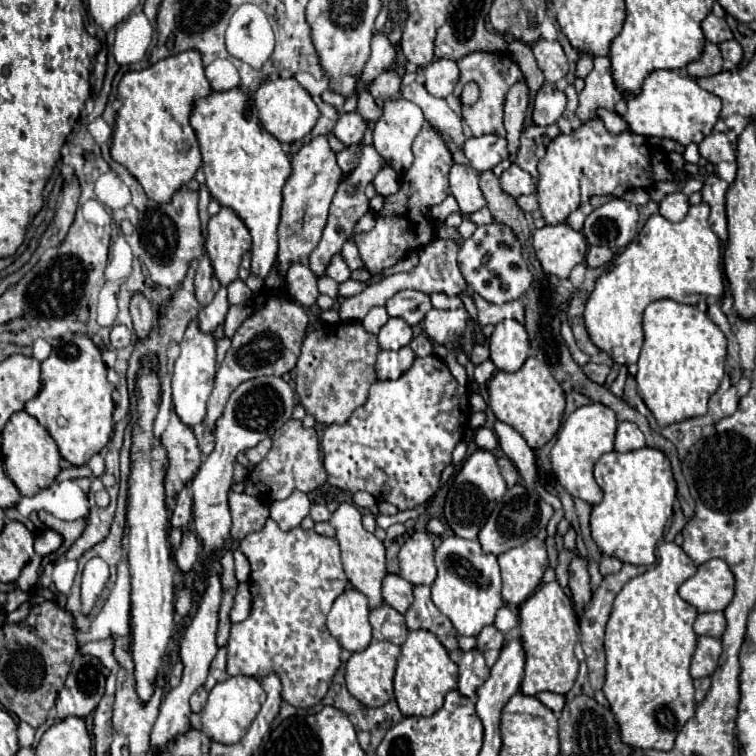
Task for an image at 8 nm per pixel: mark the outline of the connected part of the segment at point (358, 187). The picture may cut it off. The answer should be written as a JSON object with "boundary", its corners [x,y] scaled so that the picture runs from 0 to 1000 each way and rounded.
{"boundary":[[[485,192],[485,194],[480,194],[480,202],[475,208],[475,218],[470,221],[470,226],[459,234],[459,239],[454,239],[446,247],[446,255],[443,255],[440,269],[438,269],[438,276],[435,276],[433,298],[427,303],[427,313],[425,313],[419,329],[409,340],[409,356],[417,361],[417,366],[430,366],[430,356],[433,356],[433,351],[438,345],[438,337],[425,337],[425,335],[446,335],[451,329],[451,324],[459,319],[459,313],[467,308],[470,295],[488,279],[488,263],[483,261],[483,247],[496,237],[496,231],[509,218],[512,218],[512,213],[491,192]]]}

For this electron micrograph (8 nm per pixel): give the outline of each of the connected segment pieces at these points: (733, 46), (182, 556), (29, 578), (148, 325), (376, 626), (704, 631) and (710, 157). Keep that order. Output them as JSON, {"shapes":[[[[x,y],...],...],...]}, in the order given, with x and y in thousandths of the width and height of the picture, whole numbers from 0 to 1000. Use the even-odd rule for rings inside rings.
{"shapes":[[[[972,52],[954,57],[951,65],[954,65],[954,70],[956,70],[956,78],[964,78],[970,86],[978,86],[978,83],[980,83],[983,67],[980,67],[980,60],[978,60]]],[[[250,700],[242,702],[242,718],[231,734],[231,745],[237,747],[239,755],[253,755],[255,753],[255,745],[261,745],[263,739],[263,716],[261,716],[261,708]]],[[[46,734],[46,737],[38,742],[38,747],[28,755],[28,763],[22,766],[22,776],[25,776],[25,779],[38,782],[38,779],[49,771],[49,766],[52,766],[52,745],[54,745],[54,737]]],[[[179,385],[173,390],[173,419],[176,419],[176,433],[184,448],[194,446],[197,438],[202,435],[202,427],[208,425],[208,411],[202,409],[202,403],[194,398],[192,390],[187,390],[184,385]]],[[[504,798],[501,803],[491,806],[488,821],[493,827],[493,843],[501,848],[517,848],[522,853],[530,853],[538,843],[538,829],[536,829],[533,813],[525,811],[512,798]]],[[[954,808],[946,811],[927,811],[919,821],[919,837],[922,840],[938,840],[938,843],[954,843],[959,835],[959,816]]],[[[940,176],[925,189],[925,202],[940,216],[954,216],[954,213],[972,213],[972,200],[970,192],[964,189],[959,176]]]]}

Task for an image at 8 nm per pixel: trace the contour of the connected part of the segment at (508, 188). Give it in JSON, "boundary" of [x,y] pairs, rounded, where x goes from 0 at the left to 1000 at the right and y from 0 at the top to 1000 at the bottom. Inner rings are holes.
{"boundary":[[[681,216],[665,226],[665,231],[660,234],[663,239],[663,247],[668,255],[679,258],[679,261],[689,261],[689,258],[702,258],[710,253],[708,247],[708,237],[692,226],[689,221],[684,221]]]}

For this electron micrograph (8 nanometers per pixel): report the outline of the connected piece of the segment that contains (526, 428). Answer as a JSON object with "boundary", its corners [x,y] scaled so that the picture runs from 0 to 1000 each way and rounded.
{"boundary":[[[700,472],[687,491],[657,491],[657,496],[652,496],[652,501],[647,504],[647,538],[660,557],[676,562],[684,573],[692,575],[697,589],[708,594],[726,586],[739,570],[747,544],[747,520],[731,501],[726,488],[708,472]]]}

